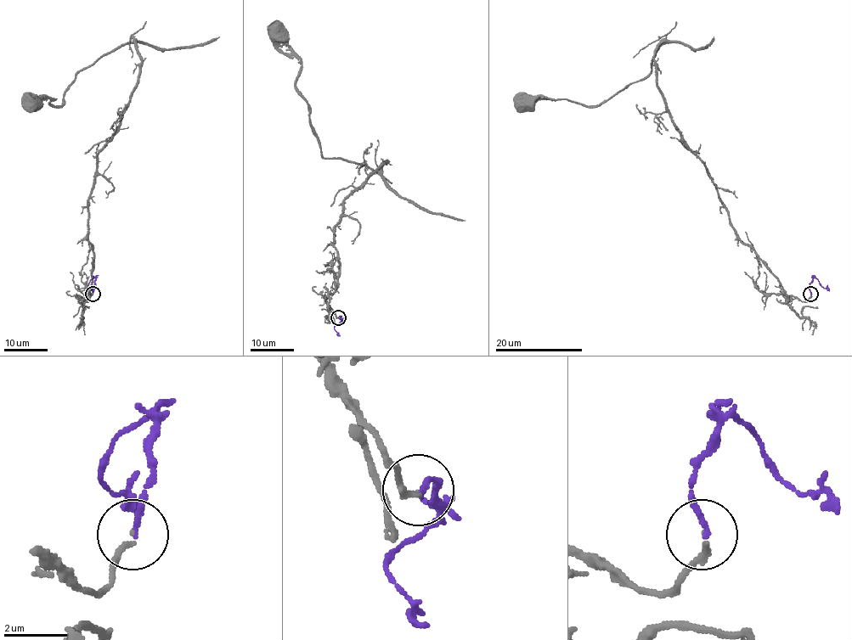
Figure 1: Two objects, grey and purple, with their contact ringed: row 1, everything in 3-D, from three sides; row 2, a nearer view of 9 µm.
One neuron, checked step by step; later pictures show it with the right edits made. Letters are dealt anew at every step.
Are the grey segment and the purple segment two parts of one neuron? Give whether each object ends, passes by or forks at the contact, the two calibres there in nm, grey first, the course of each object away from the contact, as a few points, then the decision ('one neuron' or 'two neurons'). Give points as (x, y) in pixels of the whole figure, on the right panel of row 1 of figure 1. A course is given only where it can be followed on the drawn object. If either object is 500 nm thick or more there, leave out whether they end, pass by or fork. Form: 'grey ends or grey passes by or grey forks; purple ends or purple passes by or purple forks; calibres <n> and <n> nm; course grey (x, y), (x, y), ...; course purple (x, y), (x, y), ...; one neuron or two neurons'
grey ends; purple ends; calibres 140 and 160 nm; course grey (810, 293), (785, 299), (739, 238), (657, 84), (663, 42), (646, 76), (598, 105), (526, 103); course purple (810, 293), (809, 283), (814, 278), (829, 291); one neuron

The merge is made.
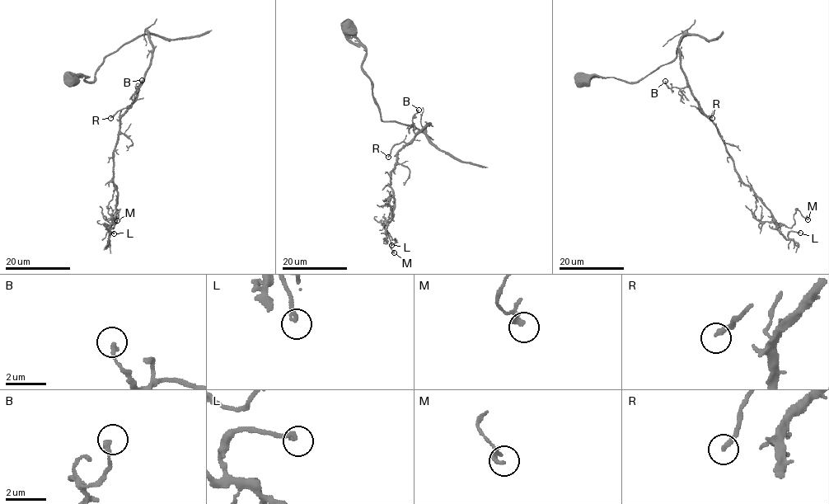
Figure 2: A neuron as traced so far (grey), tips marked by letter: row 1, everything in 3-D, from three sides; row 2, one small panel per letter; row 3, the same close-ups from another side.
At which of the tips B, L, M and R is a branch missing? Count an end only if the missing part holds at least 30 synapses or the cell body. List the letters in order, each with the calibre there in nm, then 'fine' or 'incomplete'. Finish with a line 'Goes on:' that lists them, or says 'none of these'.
B: 220 nm | fine
L: 200 nm | fine
M: 170 nm | fine
R: 220 nm | fine
Goes on: none of these

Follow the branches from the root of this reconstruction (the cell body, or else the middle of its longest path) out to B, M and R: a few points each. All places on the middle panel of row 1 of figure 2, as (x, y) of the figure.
B: (350, 28), (366, 52), (362, 69), (381, 119), (421, 130), (430, 124), (415, 133), (412, 117), (419, 110)
M: (350, 28), (381, 119), (430, 124), (391, 173), (394, 208), (384, 225), (394, 252)
R: (350, 28), (366, 52), (362, 69), (381, 119), (421, 130), (430, 124), (409, 143), (395, 144), (388, 157)

